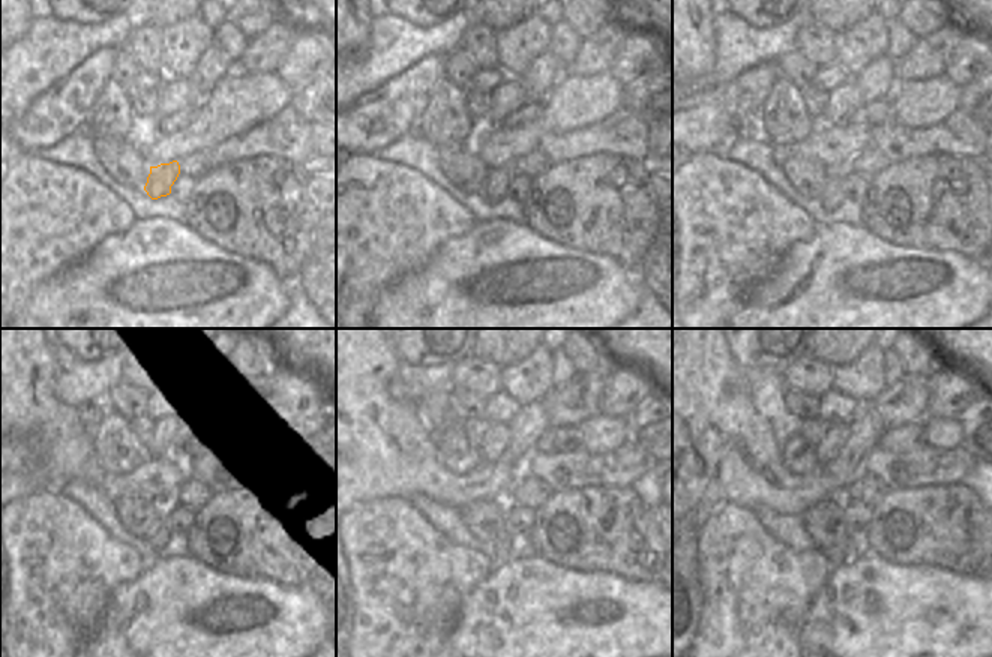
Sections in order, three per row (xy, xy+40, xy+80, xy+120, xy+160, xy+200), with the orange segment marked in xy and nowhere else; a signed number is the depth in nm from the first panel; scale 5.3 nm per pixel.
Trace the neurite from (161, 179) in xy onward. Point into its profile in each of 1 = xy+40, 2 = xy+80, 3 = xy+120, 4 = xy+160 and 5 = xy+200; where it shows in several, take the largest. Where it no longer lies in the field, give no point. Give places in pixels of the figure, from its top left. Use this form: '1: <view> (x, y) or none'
1: xy+40 (496, 188)
2: xy+80 (832, 197)
3: xy+120 (159, 539)
4: xy+160 (500, 545)
5: xy+200 (853, 551)

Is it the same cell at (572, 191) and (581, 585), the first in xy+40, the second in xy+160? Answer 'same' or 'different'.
different

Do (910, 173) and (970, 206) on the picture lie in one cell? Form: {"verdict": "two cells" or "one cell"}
{"verdict": "one cell"}

